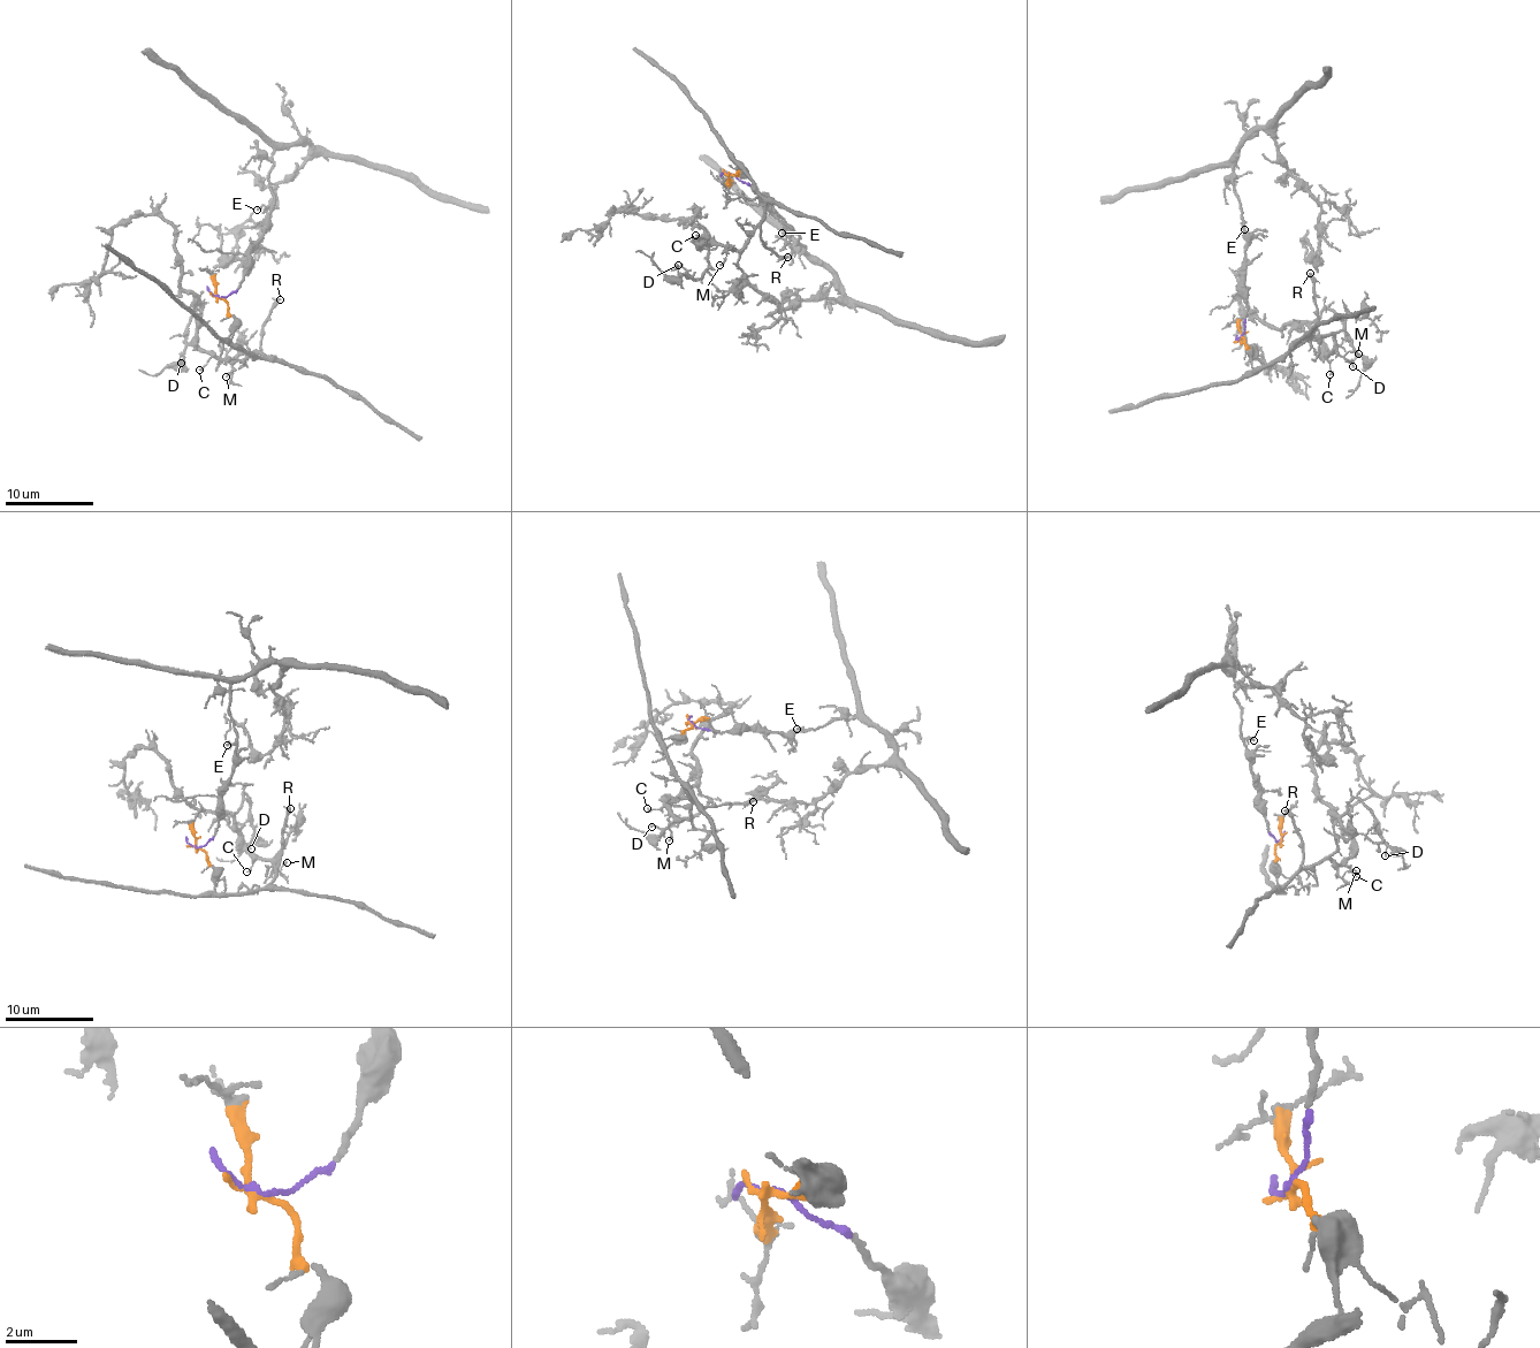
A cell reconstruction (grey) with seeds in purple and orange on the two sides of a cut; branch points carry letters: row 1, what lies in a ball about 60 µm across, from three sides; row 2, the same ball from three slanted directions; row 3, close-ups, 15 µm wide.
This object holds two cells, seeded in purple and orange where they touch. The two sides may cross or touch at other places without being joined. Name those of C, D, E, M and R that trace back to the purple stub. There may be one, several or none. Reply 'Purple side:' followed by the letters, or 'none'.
Purple side: E

